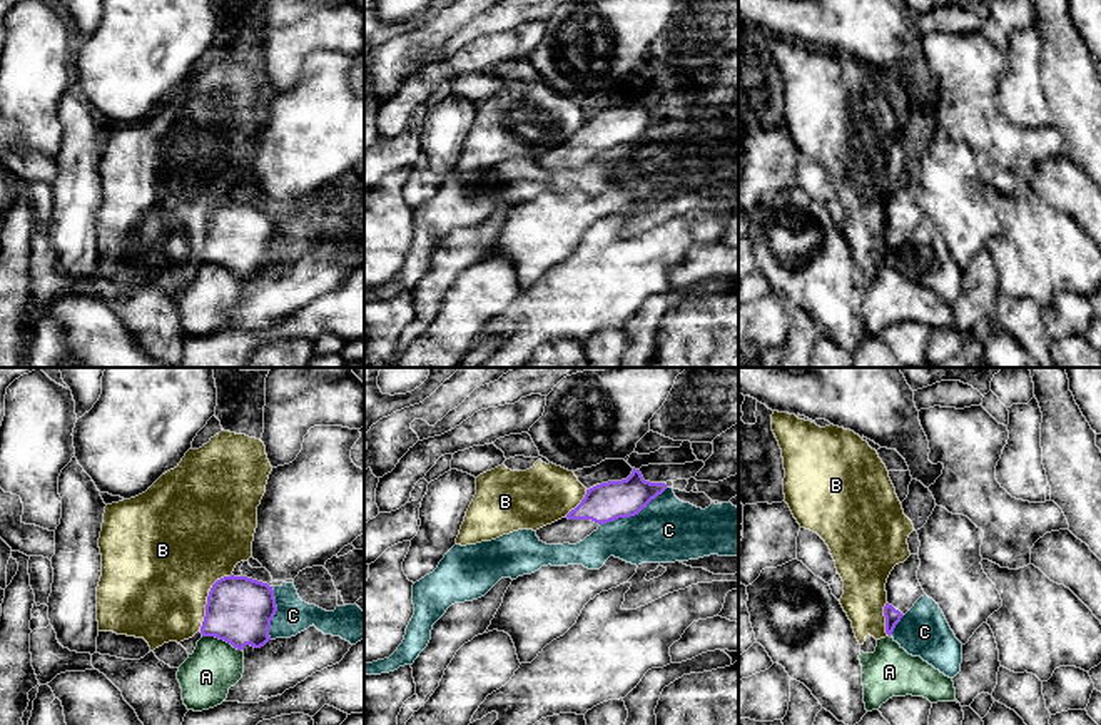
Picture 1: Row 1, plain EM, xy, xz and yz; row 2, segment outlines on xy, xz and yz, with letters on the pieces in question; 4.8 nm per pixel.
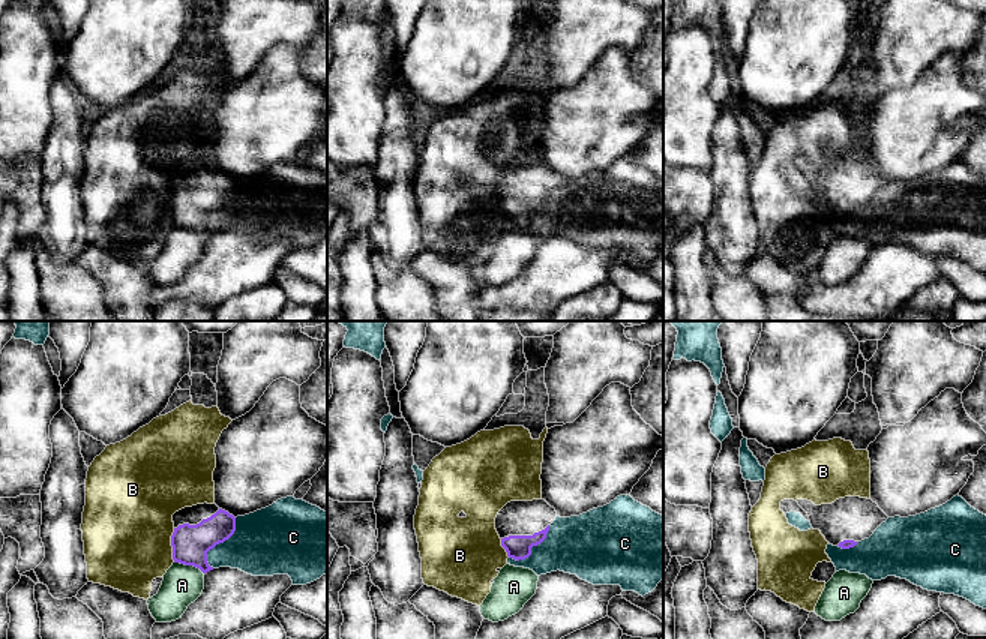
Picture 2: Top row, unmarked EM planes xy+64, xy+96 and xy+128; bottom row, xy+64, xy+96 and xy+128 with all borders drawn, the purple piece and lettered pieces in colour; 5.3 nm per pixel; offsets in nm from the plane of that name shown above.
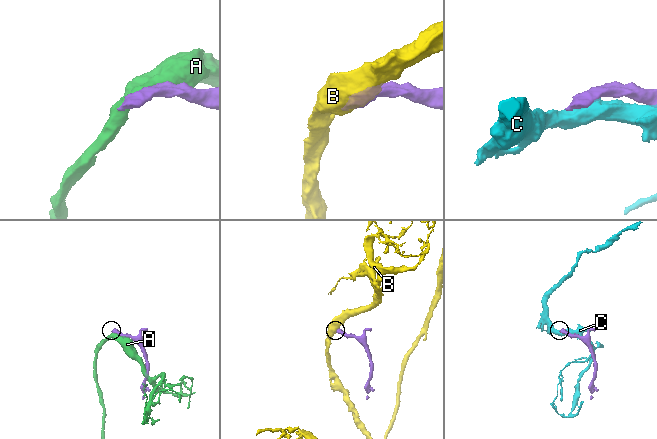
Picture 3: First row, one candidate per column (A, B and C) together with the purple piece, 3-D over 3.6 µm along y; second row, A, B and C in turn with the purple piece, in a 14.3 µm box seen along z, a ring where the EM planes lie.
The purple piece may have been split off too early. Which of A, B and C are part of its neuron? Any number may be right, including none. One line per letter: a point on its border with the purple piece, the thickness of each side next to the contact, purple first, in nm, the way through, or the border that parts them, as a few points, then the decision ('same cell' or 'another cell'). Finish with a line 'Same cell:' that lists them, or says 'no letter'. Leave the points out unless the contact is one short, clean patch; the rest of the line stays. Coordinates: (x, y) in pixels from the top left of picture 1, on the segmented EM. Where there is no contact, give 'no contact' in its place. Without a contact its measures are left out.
A: xy (223, 638) | 320/260 nm | another cell
B: xy (208, 598) | 320/500 nm | along xy (231, 573), (213, 585), (199, 630) | another cell
C: xz (634, 515) | 190/300 nm | another cell
Same cell: no letter

